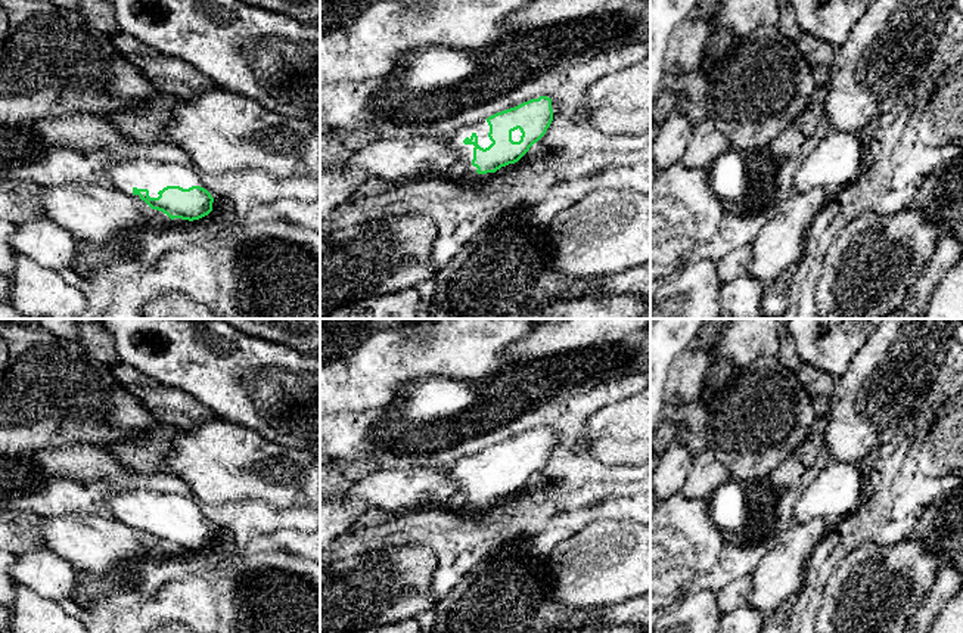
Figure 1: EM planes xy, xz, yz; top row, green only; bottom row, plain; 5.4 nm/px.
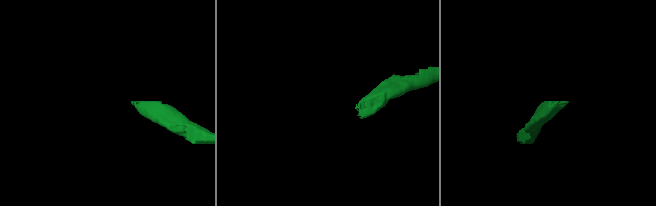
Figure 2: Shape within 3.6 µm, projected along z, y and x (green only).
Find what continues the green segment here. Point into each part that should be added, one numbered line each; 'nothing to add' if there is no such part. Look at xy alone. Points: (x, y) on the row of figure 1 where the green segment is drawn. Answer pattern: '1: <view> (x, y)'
1: xy (142, 173)

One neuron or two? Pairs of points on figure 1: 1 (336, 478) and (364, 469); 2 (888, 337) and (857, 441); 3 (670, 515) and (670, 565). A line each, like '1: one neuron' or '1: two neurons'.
1: one neuron
2: one neuron
3: one neuron

